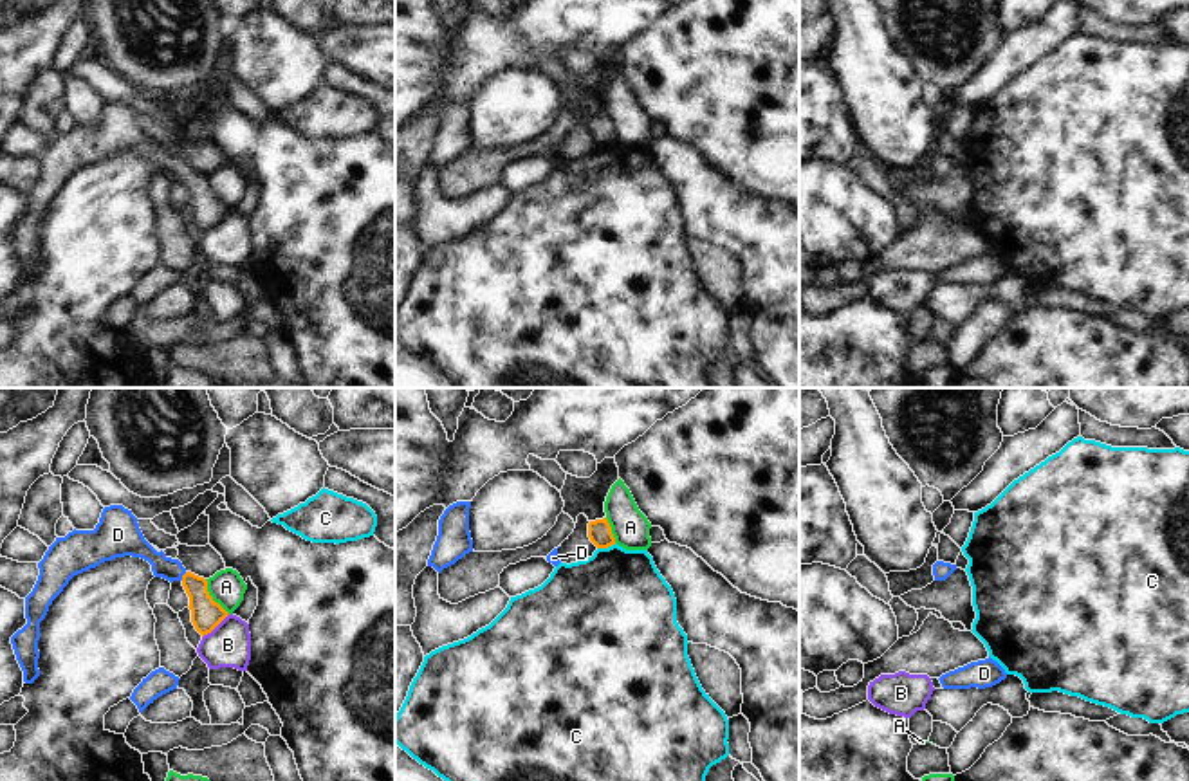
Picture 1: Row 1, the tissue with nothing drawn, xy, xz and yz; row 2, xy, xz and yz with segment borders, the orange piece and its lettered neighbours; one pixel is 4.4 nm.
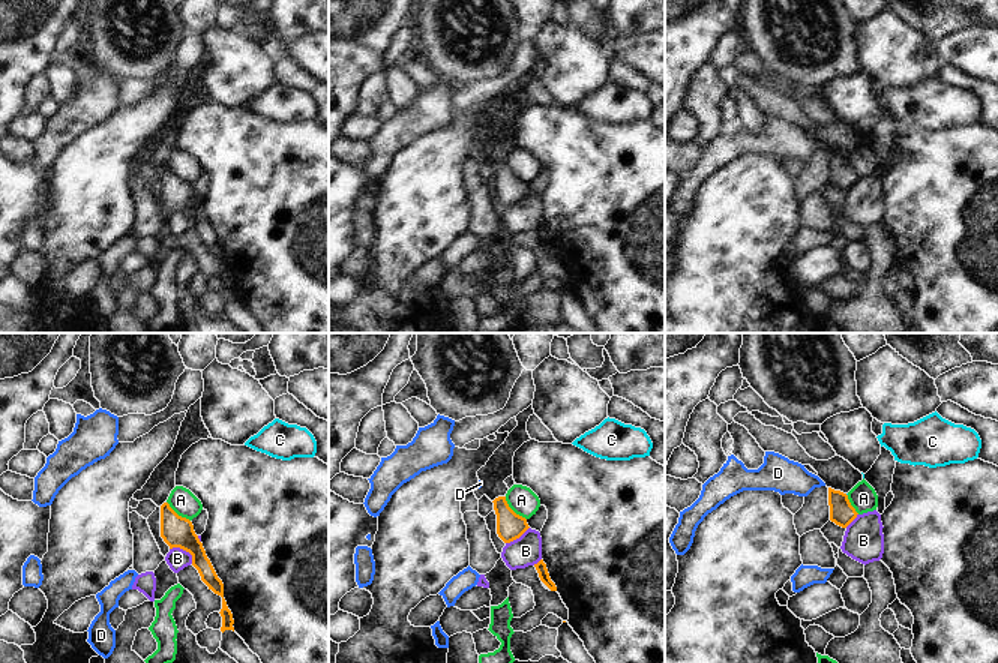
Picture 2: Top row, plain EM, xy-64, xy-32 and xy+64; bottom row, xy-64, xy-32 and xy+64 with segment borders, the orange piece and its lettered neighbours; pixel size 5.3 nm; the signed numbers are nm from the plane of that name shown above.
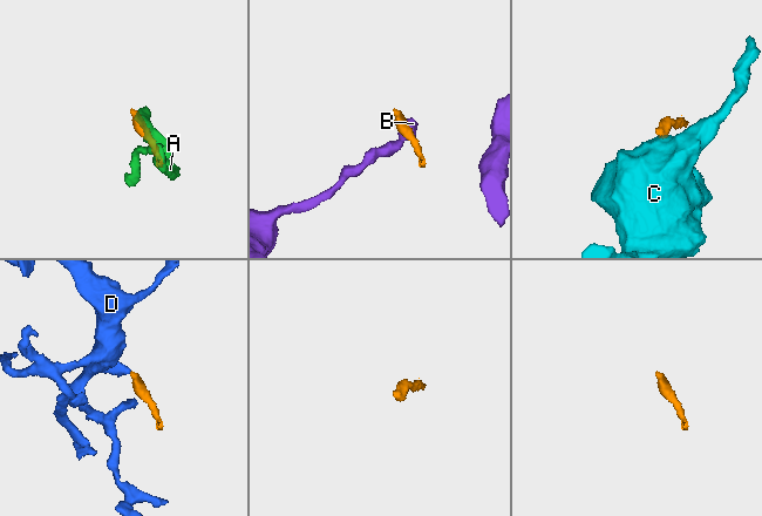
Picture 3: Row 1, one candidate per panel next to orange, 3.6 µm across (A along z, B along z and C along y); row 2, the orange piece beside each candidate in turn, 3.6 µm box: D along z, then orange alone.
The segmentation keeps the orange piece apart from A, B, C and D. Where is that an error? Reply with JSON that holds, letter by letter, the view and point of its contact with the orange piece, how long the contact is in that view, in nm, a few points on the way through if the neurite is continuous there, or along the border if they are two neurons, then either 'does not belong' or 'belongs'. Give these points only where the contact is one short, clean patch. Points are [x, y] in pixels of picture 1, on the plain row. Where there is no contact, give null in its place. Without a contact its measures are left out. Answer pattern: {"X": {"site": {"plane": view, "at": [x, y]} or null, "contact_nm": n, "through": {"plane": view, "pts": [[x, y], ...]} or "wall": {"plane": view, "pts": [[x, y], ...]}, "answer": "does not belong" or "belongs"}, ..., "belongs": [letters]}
{"A": {"site": {"plane": "xy", "at": [211, 193]}, "contact_nm": 200, "wall": {"plane": "xy", "pts": [[204, 175], [208, 190], [230, 210]]}, "answer": "does not belong"}, "B": {"site": {"plane": "xy", "at": [215, 222]}, "contact_nm": 160, "wall": {"plane": "xy", "pts": [[228, 210], [202, 233]]}, "answer": "does not belong"}, "C": {"site": {"plane": "xz", "at": [607, 143]}, "contact_nm": 90, "wall": {"plane": "xz", "pts": [[616, 139], [598, 145]]}, "answer": "does not belong"}, "D": {"site": {"plane": "xy", "at": [183, 172]}, "contact_nm": 50, "through": {"plane": "xy", "pts": [[206, 210], [197, 186], [183, 172], [163, 163], [136, 141]]}, "answer": "belongs"}, "belongs": ["D"]}

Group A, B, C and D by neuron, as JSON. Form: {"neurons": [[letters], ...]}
{"neurons": [["A"], ["B"], ["C"], ["D"]]}

